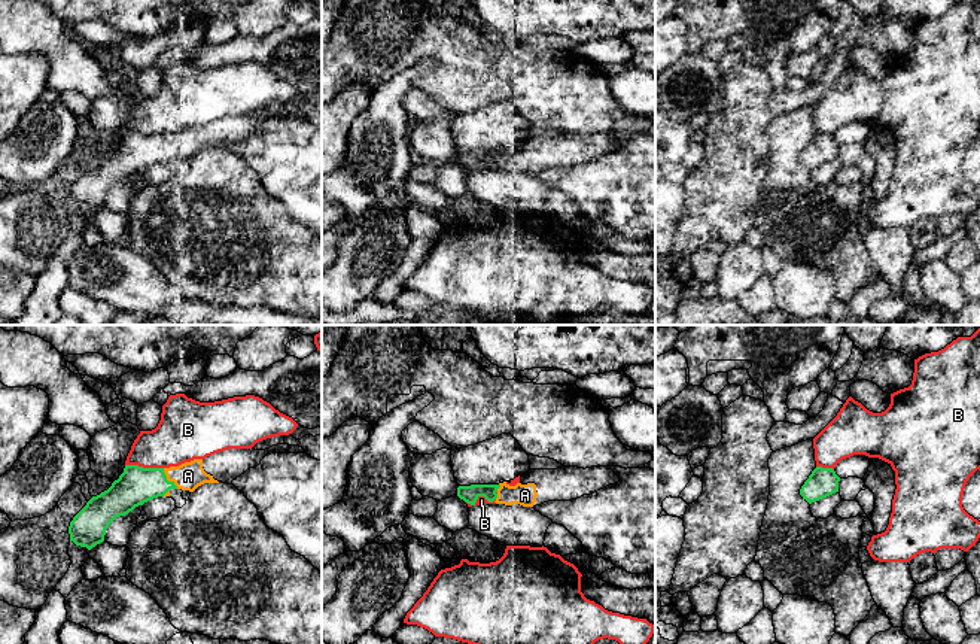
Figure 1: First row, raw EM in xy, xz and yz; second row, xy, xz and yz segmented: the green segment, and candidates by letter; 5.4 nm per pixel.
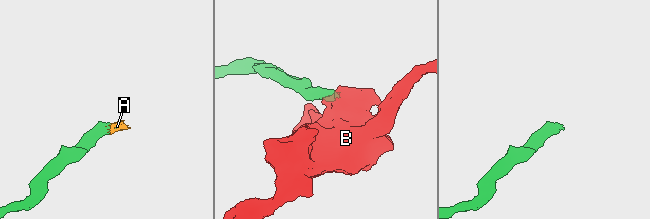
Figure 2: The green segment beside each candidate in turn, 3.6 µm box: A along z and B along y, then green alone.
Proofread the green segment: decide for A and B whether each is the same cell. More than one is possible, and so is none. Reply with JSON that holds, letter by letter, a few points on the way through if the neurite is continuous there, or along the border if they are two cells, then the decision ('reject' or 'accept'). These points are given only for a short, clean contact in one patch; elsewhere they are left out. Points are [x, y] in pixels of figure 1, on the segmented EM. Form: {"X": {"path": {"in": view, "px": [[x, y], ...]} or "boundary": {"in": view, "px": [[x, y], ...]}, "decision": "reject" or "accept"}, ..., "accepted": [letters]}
{"A": {"decision": "accept"}, "B": {"decision": "reject"}, "accepted": ["A"]}

